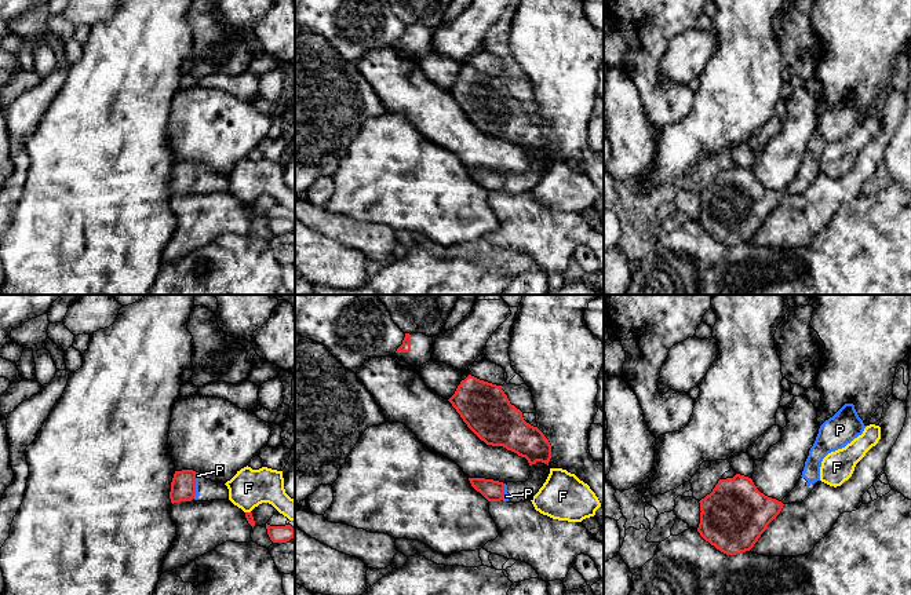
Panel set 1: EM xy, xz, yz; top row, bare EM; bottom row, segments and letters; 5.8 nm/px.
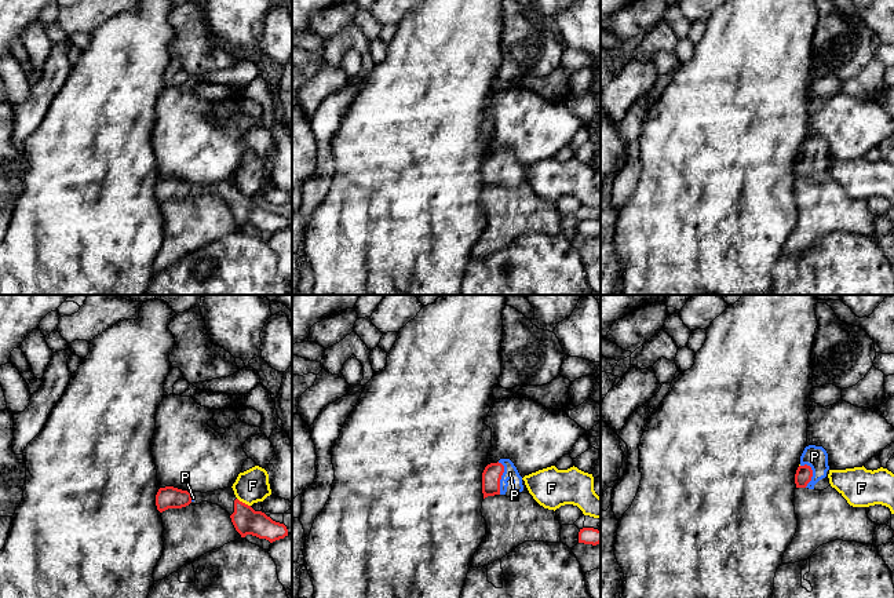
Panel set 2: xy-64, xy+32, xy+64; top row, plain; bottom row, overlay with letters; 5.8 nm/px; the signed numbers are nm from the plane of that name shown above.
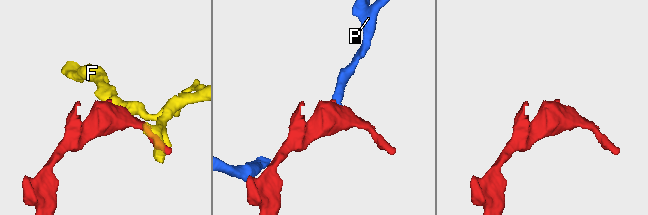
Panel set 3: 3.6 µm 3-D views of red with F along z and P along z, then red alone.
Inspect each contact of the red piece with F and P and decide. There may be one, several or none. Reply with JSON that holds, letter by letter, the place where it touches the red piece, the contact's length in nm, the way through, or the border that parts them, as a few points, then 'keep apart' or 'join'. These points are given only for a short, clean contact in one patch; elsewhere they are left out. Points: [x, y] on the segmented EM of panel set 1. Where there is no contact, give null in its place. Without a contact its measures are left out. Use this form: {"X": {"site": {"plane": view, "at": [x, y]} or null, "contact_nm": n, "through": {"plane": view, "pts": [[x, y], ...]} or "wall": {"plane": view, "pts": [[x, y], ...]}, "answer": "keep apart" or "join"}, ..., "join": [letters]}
{"F": {"site": {"plane": "xy", "at": [248, 513]}, "contact_nm": 30, "answer": "keep apart"}, "P": {"site": {"plane": "xy", "at": [195, 485]}, "contact_nm": 150, "through": {"plane": "xy", "pts": [[183, 484], [195, 485], [197, 475]]}, "answer": "join"}, "join": ["P"]}

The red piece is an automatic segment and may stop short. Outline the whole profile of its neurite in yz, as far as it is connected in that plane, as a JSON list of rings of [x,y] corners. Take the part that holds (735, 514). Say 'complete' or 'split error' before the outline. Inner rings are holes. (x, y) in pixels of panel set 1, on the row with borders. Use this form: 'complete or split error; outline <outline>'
complete; outline [[[740,474],[719,479],[713,492],[699,503],[702,512],[697,532],[726,555],[750,551],[784,505],[781,501],[761,493],[751,478]]]

